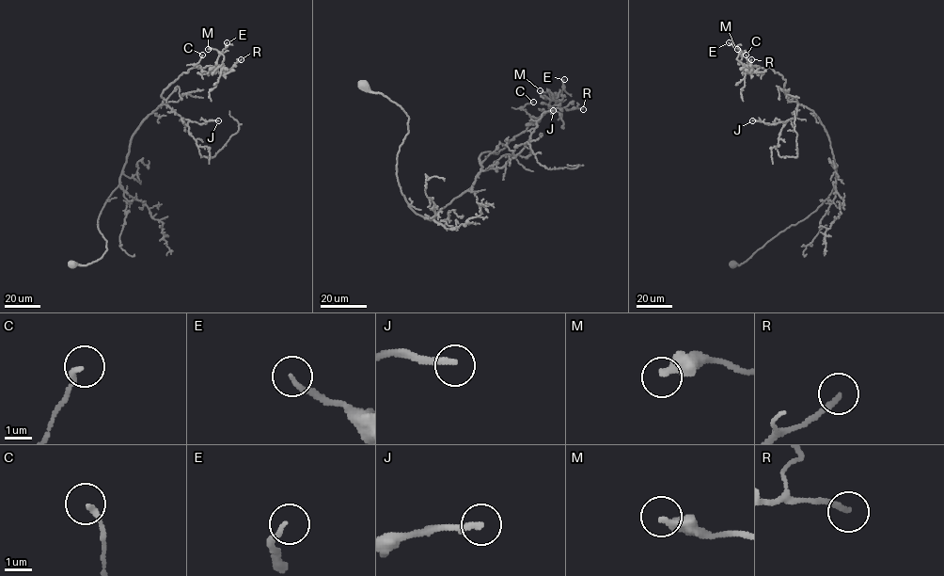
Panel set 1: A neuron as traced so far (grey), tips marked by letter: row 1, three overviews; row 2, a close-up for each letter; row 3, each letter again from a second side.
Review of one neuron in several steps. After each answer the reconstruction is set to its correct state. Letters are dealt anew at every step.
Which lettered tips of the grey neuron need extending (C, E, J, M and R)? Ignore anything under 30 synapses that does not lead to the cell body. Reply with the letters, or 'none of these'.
none of these

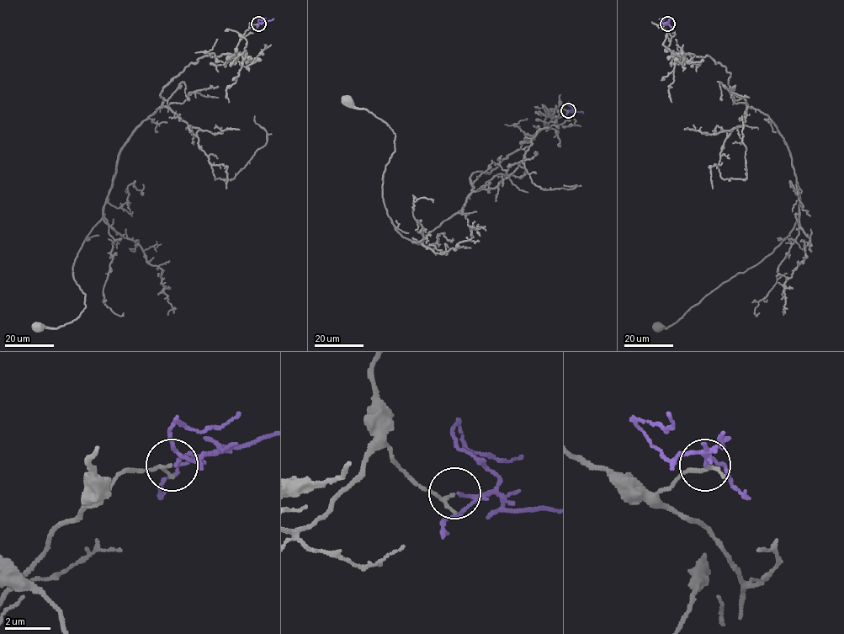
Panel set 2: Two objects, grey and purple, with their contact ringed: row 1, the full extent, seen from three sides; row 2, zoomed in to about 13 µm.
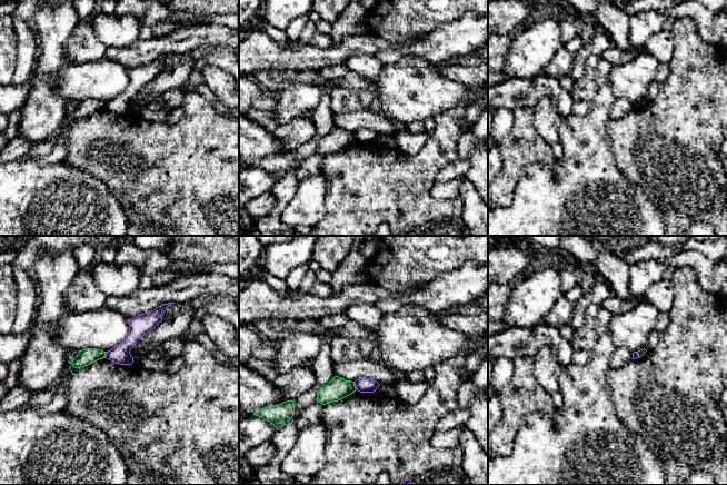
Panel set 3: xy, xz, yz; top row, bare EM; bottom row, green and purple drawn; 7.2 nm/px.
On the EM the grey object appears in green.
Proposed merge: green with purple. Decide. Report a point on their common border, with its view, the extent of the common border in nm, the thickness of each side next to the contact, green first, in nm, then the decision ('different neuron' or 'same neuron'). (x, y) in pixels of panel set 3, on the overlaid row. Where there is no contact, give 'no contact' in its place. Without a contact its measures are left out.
xz (355, 386) | 70 nm | 160/110 nm | different neuron

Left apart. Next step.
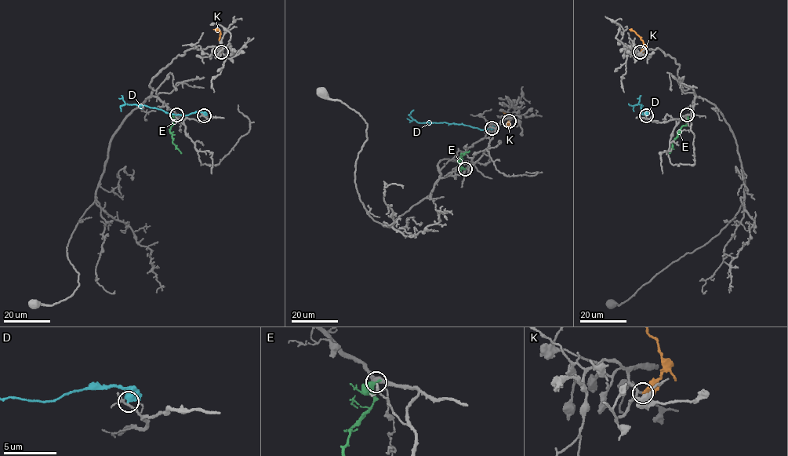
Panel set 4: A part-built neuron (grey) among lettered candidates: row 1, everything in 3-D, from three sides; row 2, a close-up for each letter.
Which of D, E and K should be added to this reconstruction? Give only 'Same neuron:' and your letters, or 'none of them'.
Same neuron: K

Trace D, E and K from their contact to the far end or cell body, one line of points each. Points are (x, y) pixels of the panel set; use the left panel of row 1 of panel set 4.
D: (204, 115), (202, 112), (173, 114), (144, 105), (121, 105), (125, 103)
E: (176, 115), (169, 132), (172, 142), (181, 153)
K: (221, 52), (220, 31), (213, 29)

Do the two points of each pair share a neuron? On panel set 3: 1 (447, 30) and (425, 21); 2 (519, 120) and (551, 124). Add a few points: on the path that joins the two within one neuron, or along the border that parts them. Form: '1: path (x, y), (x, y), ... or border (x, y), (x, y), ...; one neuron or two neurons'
1: border (462, 17), (445, 21), (422, 36); two neurons
2: border (533, 109), (534, 127), (548, 144); two neurons

